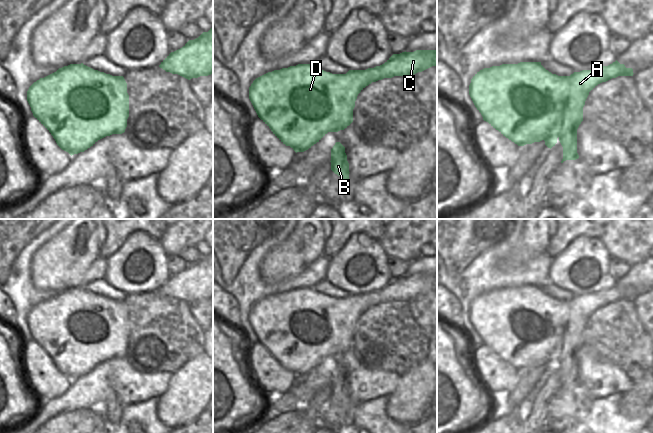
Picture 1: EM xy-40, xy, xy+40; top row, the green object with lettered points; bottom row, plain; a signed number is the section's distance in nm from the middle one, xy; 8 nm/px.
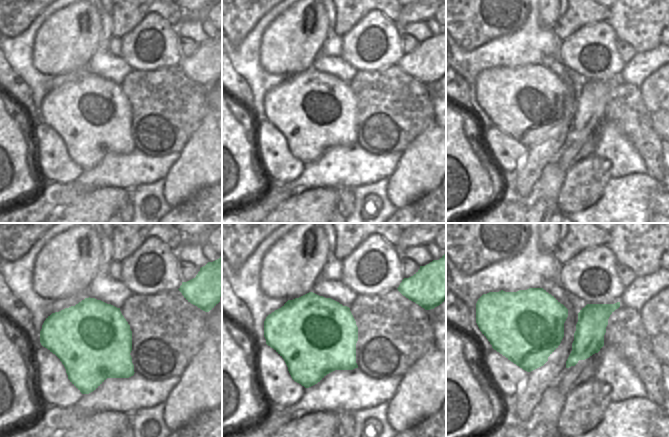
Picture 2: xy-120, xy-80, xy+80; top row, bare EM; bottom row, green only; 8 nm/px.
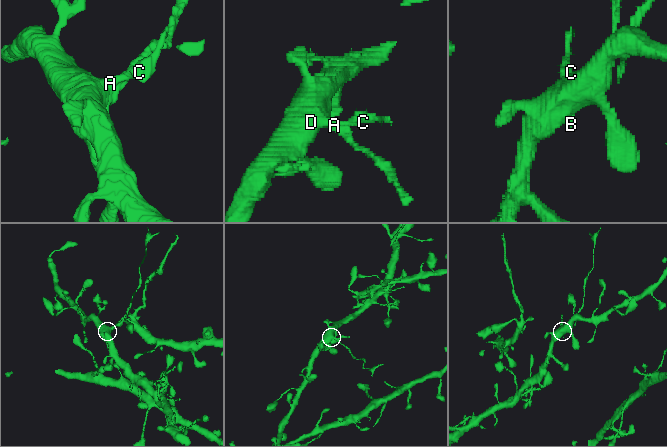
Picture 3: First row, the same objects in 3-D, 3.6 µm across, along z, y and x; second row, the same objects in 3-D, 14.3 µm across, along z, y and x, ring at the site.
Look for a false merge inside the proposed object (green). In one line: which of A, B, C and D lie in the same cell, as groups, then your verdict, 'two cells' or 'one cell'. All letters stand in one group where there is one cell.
A C D / B | two cells

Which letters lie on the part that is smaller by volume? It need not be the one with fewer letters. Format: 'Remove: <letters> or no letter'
Remove: B

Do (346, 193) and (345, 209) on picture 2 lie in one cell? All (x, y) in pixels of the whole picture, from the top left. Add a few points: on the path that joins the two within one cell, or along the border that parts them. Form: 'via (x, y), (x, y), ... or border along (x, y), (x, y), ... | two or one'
via (346, 197), (346, 205) | one

